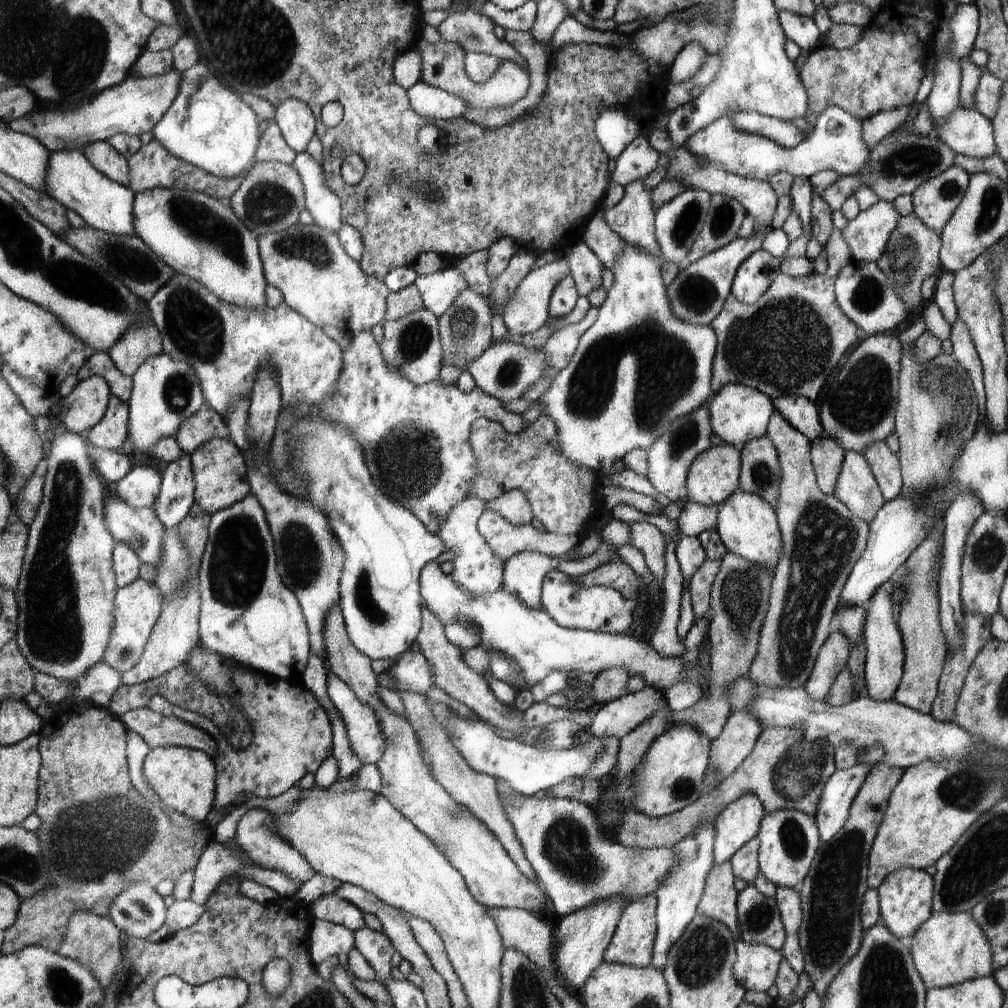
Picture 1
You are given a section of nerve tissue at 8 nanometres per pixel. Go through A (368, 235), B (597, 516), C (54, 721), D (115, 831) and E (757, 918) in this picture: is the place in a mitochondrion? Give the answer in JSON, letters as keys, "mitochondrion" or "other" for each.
{"A":"other","B":"other","C":"other","D":"mitochondrion","E":"mitochondrion"}

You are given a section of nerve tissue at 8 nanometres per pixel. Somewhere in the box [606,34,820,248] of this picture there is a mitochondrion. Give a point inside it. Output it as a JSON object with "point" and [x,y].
{"point":[721,223]}

